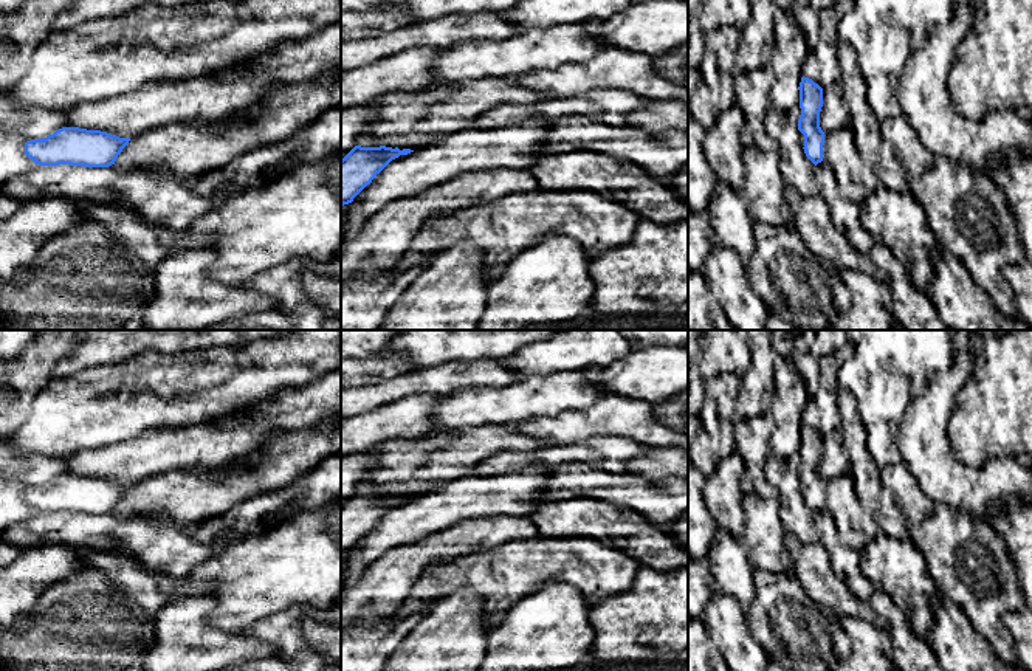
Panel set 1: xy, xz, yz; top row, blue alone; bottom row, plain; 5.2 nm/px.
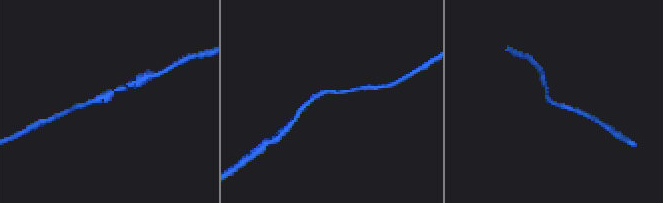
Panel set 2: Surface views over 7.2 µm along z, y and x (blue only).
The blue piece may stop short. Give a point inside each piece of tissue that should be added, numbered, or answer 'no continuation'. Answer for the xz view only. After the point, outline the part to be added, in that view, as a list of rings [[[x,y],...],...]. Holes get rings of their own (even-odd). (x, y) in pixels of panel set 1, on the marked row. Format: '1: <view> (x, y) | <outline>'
no continuation

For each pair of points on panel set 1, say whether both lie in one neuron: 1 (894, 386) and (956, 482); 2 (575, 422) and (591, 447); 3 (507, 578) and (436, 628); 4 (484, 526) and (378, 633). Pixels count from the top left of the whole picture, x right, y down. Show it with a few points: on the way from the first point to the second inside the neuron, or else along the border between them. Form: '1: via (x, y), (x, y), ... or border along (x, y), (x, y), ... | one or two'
1: border along (930, 378), (928, 385), (908, 405), (897, 442) | two
2: border along (623, 437), (589, 437), (558, 445) | two
3: border along (443, 597), (468, 586), (481, 598), (488, 631) | two
4: border along (395, 612), (360, 623) | two

